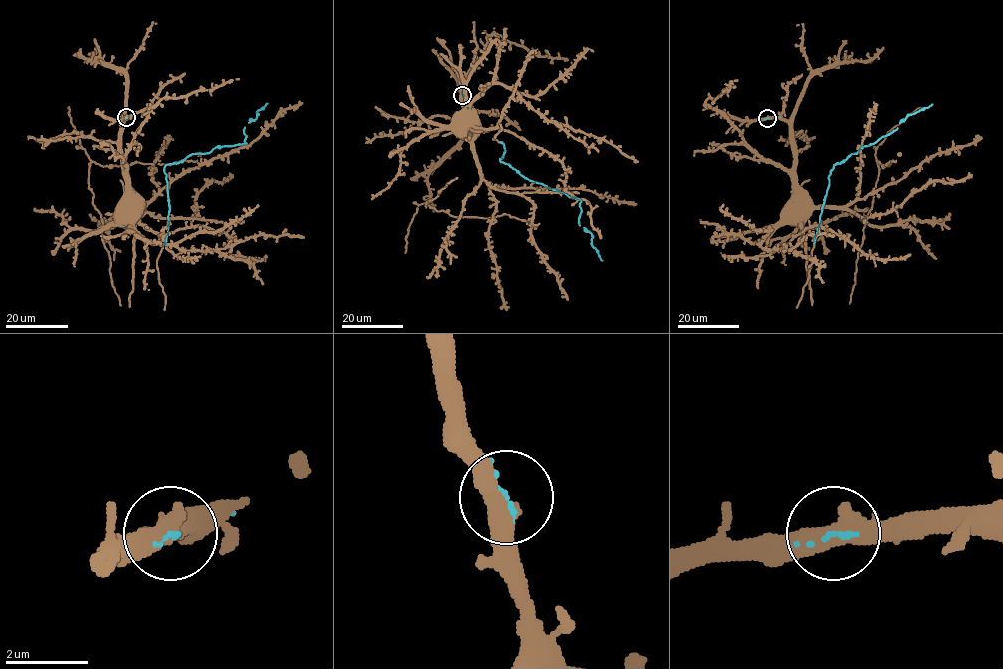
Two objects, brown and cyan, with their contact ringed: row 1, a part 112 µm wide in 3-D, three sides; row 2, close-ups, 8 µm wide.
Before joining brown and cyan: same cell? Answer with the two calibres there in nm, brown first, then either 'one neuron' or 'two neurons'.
calibres 480 and 90 nm; one neuron

